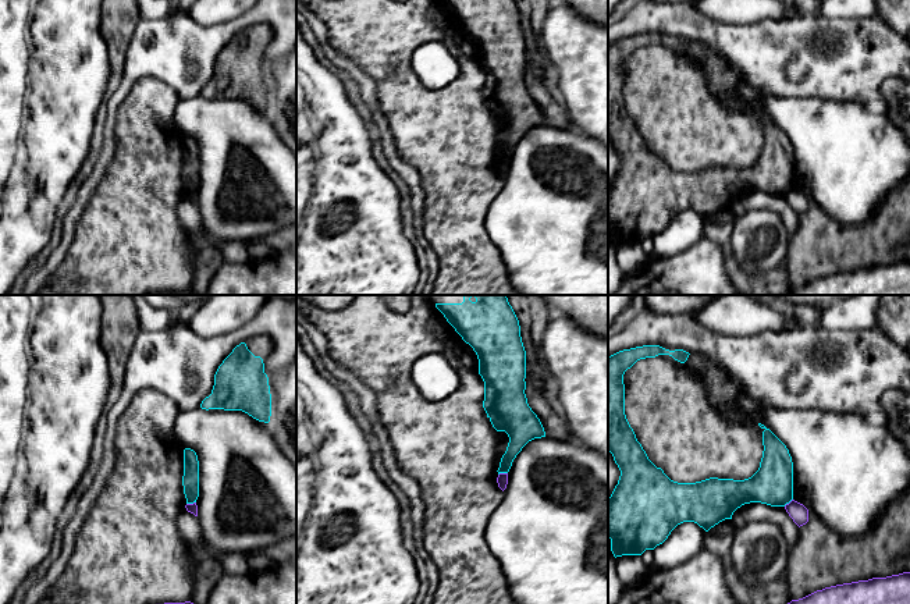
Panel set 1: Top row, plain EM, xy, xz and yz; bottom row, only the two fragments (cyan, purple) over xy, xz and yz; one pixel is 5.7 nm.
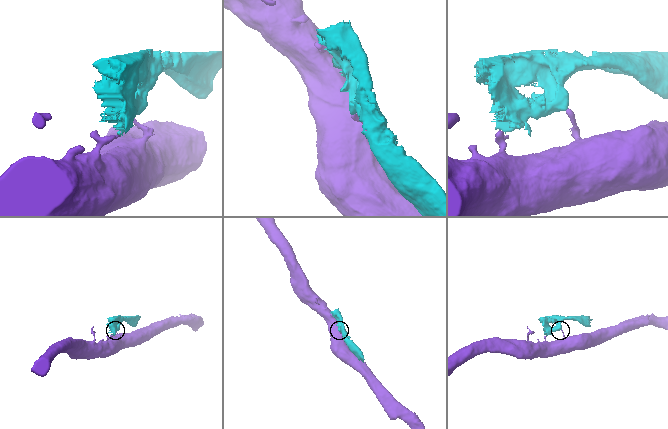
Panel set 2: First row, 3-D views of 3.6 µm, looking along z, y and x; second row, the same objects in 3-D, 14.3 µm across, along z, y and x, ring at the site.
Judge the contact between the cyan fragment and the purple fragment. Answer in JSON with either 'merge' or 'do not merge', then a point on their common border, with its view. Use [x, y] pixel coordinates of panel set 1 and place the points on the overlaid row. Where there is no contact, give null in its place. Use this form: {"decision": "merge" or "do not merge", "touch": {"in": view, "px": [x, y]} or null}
{"decision": "do not merge", "touch": {"in": "xy", "px": [191, 503]}}

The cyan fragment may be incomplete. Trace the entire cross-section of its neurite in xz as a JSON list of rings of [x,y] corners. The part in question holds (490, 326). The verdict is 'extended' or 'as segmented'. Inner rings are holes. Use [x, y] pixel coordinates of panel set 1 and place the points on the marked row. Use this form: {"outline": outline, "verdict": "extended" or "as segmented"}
{"outline": [[[506,295],[426,296],[477,355],[484,381],[483,408],[493,427],[509,437],[497,472],[508,473],[529,441],[545,437],[525,394],[526,351],[519,320]]], "verdict": "extended"}

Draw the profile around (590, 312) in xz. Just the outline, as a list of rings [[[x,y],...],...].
[[[540,295],[554,313],[570,317],[591,334],[608,337],[608,295]]]

